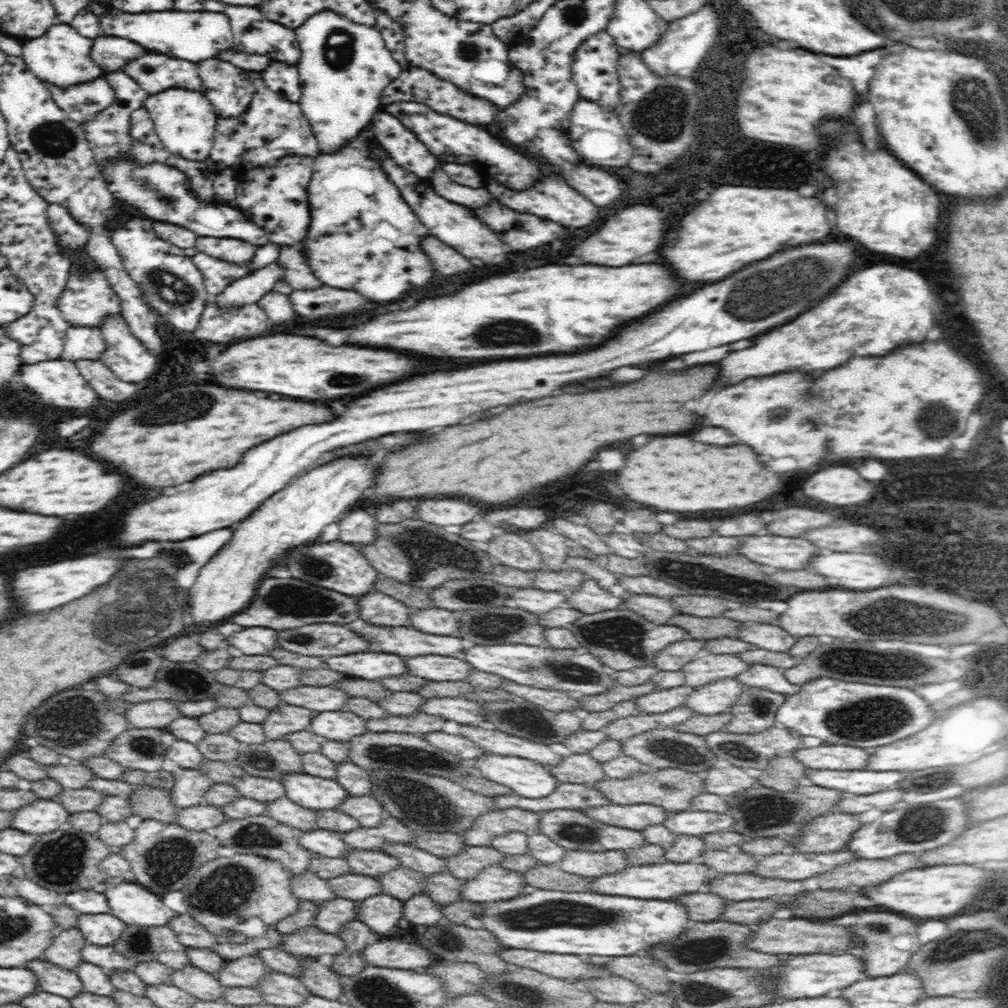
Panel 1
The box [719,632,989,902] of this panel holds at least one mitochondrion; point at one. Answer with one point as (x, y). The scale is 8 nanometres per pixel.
(863, 719)

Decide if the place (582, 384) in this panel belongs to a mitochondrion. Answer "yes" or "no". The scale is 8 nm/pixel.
no

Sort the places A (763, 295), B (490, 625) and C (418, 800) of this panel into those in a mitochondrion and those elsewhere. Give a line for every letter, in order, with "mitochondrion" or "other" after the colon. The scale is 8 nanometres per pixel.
A: mitochondrion
B: mitochondrion
C: mitochondrion

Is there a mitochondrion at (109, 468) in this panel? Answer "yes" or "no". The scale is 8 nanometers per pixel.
no

